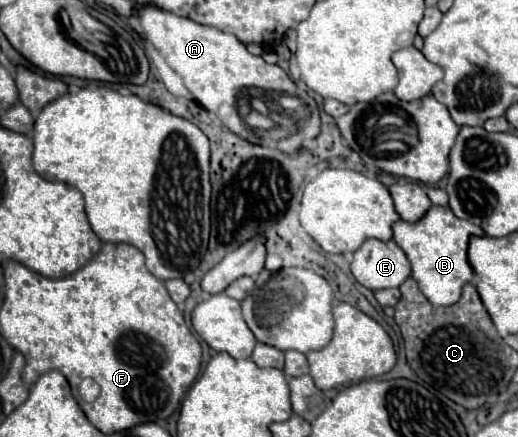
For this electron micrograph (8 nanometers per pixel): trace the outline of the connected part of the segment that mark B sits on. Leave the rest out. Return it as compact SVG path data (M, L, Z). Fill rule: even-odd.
M432 206L426 216L414 224L398 220L394 224L394 240L404 250L412 264L412 278L418 282L422 294L434 304L434 306L452 306L458 302L462 286L466 282L472 282L474 270L468 262L466 250L470 236L484 236L482 228L460 220L452 214L452 210L446 206Z

